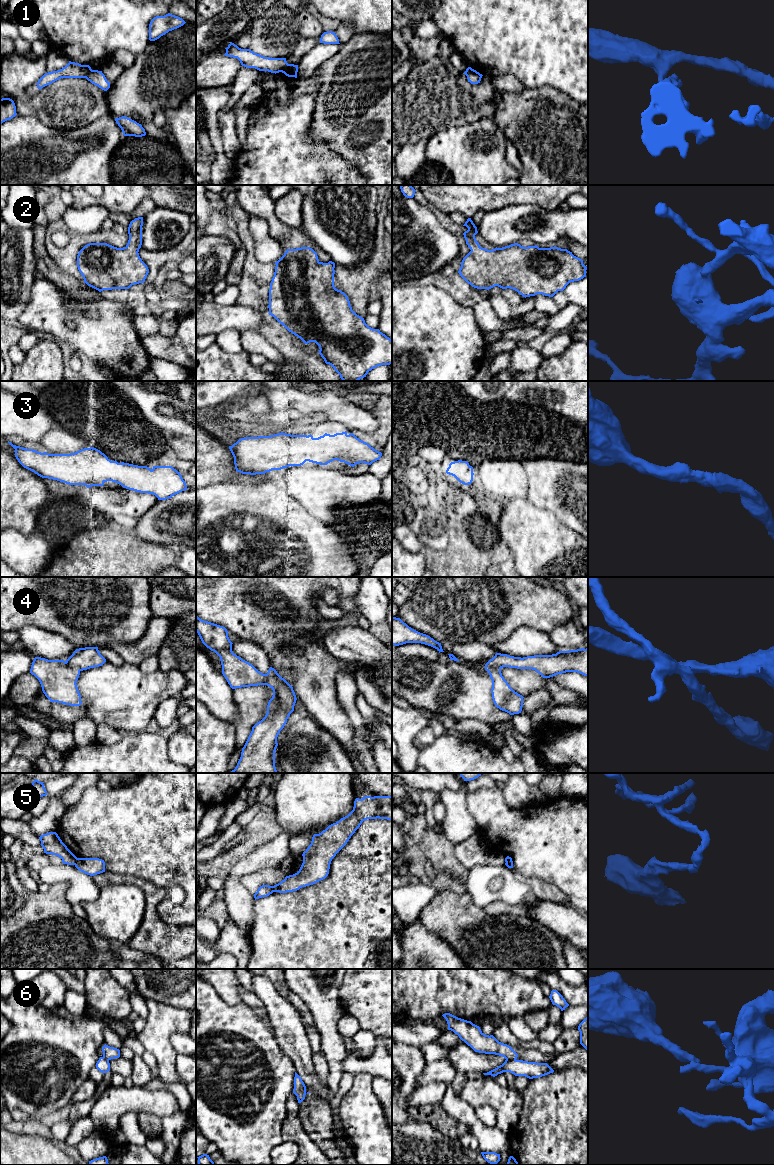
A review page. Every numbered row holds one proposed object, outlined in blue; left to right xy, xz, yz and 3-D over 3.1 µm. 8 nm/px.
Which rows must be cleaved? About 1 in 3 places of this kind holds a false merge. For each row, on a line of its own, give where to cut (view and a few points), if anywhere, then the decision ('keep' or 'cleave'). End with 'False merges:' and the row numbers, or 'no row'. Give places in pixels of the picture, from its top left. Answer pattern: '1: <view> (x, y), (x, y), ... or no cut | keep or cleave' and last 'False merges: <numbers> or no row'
1: xy (91, 69), (85, 77) | cleave
2: no cut | keep
3: no cut | keep
4: no cut | keep
5: xy (78, 858), (74, 864) | cleave
6: yz (506, 1058), (515, 1059) | cleave
False merges: 1, 5, 6

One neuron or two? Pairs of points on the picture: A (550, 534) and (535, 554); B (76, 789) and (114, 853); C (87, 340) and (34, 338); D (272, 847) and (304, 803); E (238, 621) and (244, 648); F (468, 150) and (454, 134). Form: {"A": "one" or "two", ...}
{"A": "one", "B": "two", "C": "two", "D": "two", "E": "two", "F": "one"}

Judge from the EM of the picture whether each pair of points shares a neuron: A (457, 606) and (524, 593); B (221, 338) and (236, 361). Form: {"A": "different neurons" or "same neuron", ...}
{"A": "same neuron", "B": "different neurons"}

